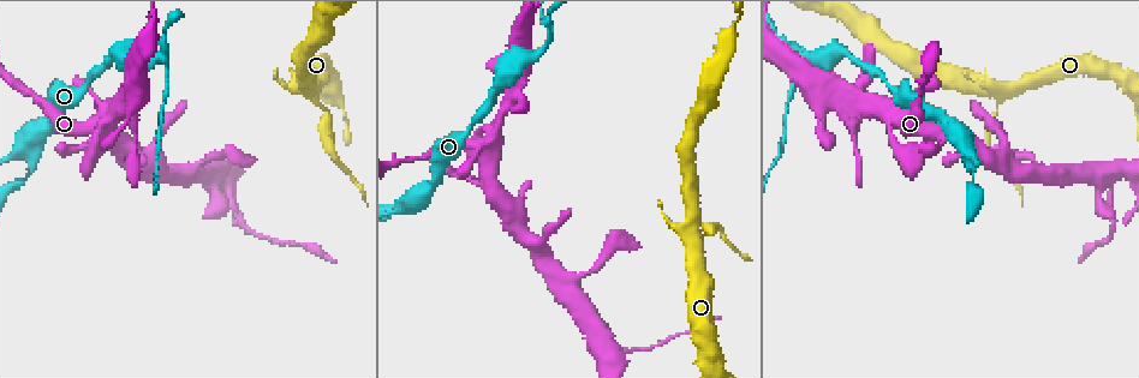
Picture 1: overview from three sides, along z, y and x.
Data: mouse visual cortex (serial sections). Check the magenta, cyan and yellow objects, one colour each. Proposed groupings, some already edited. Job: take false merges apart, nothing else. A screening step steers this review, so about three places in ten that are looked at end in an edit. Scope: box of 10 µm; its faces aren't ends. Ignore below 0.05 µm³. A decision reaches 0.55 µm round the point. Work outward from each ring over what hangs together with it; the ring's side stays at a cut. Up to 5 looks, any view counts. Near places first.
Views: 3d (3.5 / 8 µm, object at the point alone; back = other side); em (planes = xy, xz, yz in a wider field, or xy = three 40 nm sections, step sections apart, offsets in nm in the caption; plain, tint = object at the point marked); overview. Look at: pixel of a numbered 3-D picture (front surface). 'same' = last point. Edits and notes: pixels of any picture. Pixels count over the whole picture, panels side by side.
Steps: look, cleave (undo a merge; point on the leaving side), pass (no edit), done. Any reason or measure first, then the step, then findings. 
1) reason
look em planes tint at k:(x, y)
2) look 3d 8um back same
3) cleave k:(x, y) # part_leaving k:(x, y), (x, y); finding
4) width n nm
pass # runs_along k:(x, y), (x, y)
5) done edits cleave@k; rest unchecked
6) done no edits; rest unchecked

three arms meet
look 3d 3.5um at 1:(966, 147)

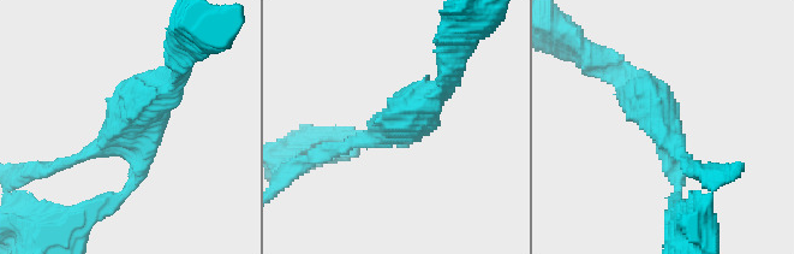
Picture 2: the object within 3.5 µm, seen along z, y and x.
arms 3; arm_widths 200, 200, 250 nm
look em xy step 5 tint at 2:(121, 130)

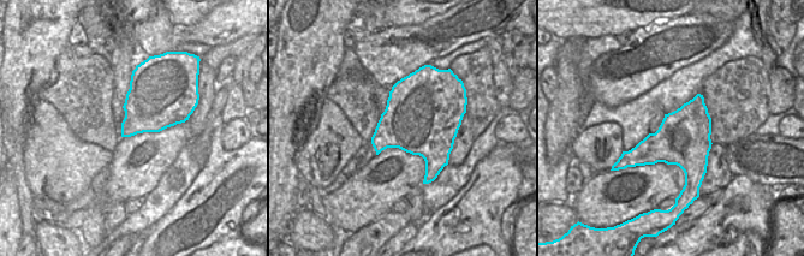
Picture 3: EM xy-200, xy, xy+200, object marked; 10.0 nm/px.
pass # runs_along 2:(614, 68), (663, 119), (678, 189); one cell here

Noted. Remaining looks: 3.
look 3d 3.5um at 1:(892, 118)

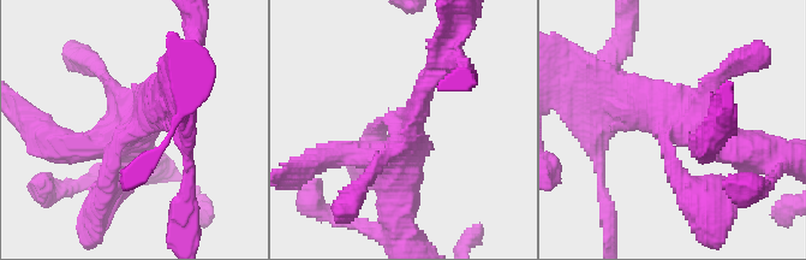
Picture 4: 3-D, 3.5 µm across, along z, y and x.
look em xy step 1 tint at 4:(133, 130)

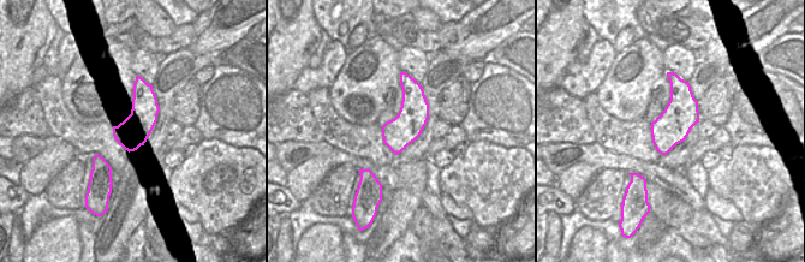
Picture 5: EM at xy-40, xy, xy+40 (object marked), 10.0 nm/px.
look em xy step 5 tint same

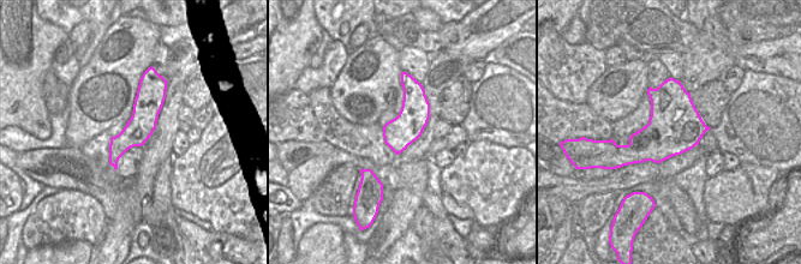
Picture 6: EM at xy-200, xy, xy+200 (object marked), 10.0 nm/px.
pass # runs_along 4:(78, 145), (133, 130), (105, 189); one cell here

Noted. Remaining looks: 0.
done no edits; rest unchecked

